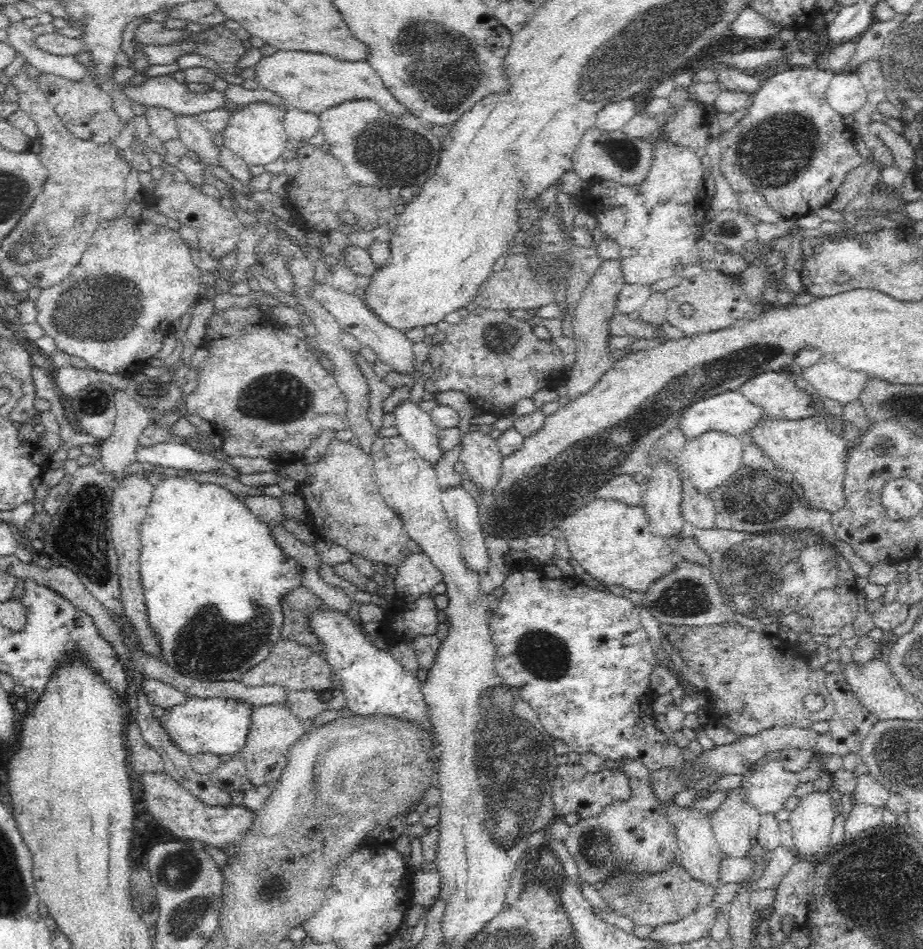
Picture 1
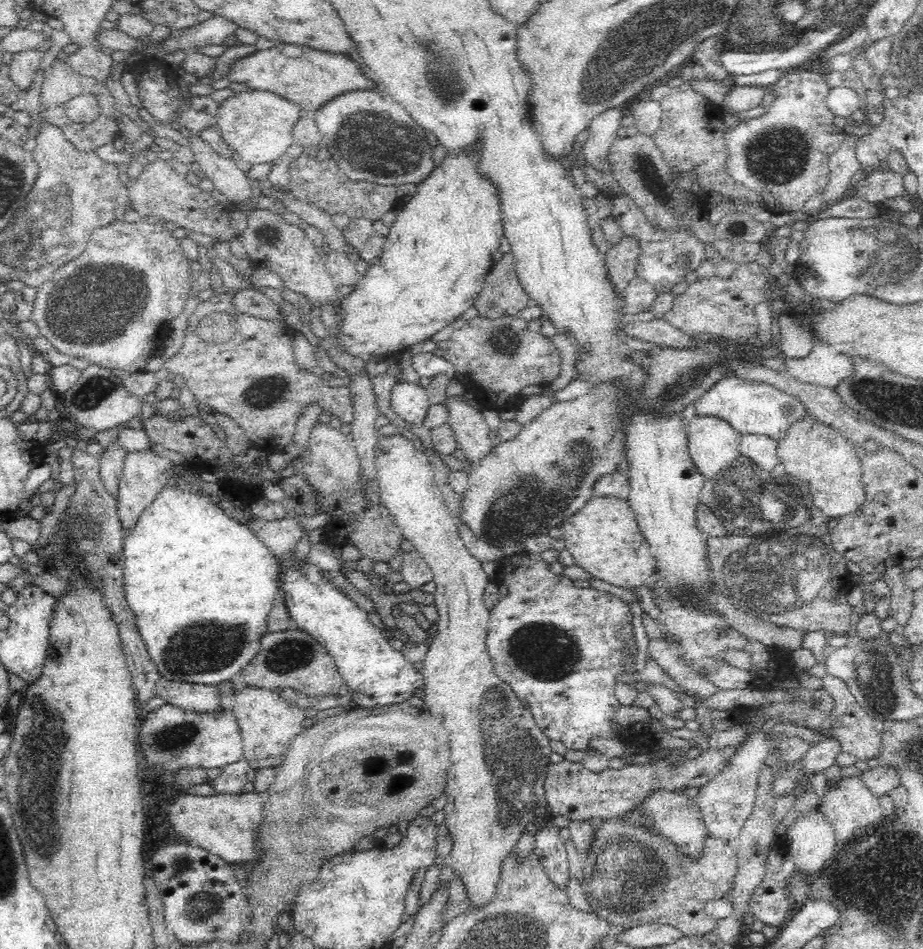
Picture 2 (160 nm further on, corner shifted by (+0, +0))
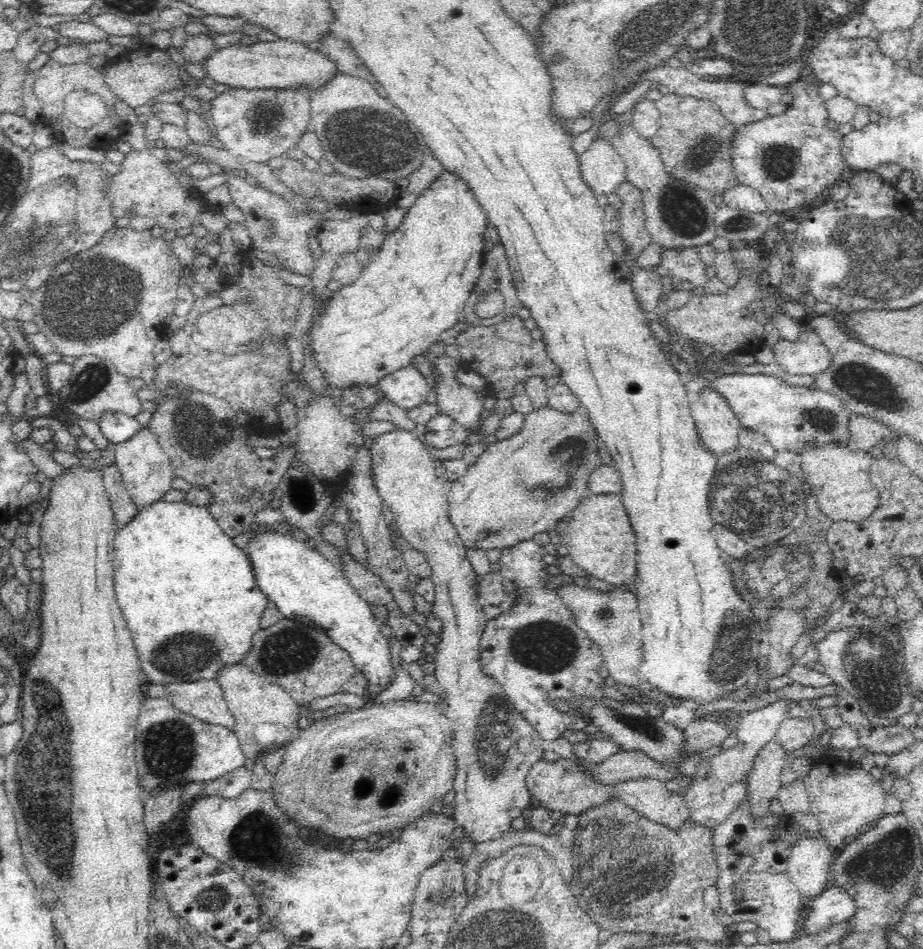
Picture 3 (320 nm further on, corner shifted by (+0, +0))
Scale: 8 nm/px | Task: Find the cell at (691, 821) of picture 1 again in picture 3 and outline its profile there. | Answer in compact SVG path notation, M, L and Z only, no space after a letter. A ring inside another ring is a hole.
M644 777L614 785L619 798L651 822L676 830L691 819L682 793L670 792L658 779Z

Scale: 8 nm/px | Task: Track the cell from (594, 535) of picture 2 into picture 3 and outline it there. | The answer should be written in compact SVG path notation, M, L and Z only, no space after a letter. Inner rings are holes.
M606 463L598 465L590 473L587 489L590 494L584 496L580 506L568 514L561 526L563 543L572 562L584 568L589 576L618 586L631 585L637 573L633 563L634 532L621 501L622 486L616 467Z

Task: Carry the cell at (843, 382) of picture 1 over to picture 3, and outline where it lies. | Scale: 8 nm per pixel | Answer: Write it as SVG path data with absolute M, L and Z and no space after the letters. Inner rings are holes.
M815 331L801 332L798 342L780 337L772 348L776 364L783 366L788 375L815 374L830 366L831 354Z

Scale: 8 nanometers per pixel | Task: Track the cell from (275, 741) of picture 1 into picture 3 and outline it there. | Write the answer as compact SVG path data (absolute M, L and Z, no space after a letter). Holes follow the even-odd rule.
M243 661L218 670L216 681L223 690L225 702L235 718L234 732L238 736L246 760L256 760L258 755L274 752L292 741L292 730L298 727L301 706L282 688L262 681Z

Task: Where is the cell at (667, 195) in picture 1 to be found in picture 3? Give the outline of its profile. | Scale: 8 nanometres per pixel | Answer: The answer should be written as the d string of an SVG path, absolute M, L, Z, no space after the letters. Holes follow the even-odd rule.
M698 247L692 248L662 248L663 260L659 263L658 267L655 267L653 272L656 272L660 278L663 276L669 276L673 282L673 290L687 290L692 288L704 288L706 282L708 282L708 276L706 275L706 265L702 263L699 256Z

